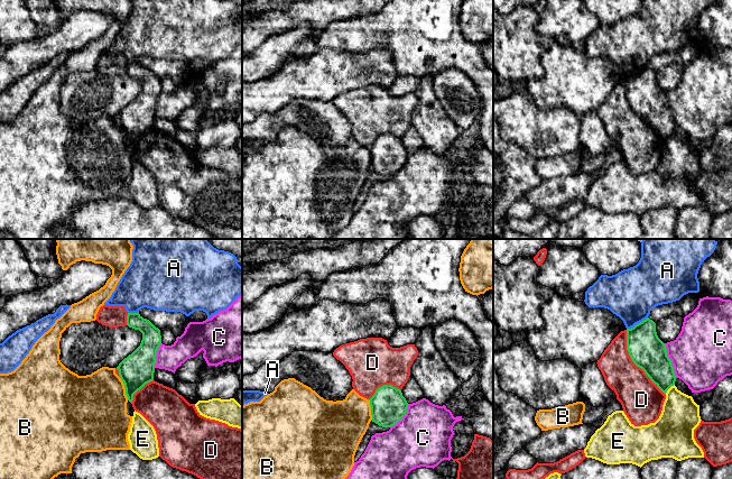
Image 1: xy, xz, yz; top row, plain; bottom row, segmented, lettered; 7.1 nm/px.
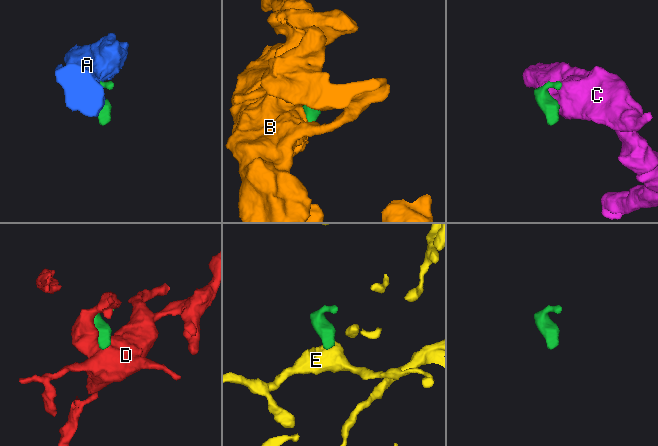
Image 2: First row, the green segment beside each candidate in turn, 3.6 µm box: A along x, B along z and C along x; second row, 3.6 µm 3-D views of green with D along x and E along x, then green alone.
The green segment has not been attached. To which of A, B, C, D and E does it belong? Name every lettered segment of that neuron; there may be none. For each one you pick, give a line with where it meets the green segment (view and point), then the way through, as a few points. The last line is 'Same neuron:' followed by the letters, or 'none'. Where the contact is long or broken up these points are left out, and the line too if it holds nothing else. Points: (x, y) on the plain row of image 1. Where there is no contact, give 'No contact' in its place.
E: Touches green at yz (668, 137). Path across: yz (651, 107), (659, 117), (668, 137), (675, 147), (679, 165)
Same neuron: E

